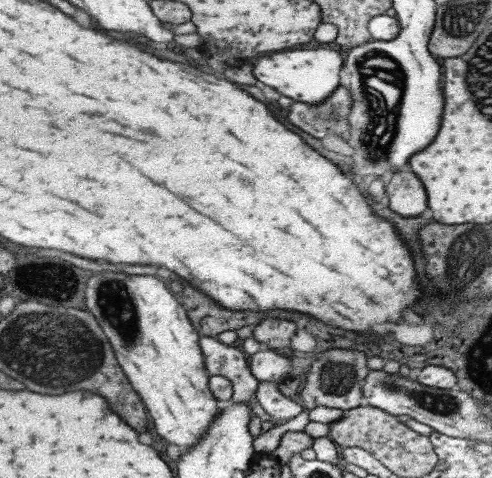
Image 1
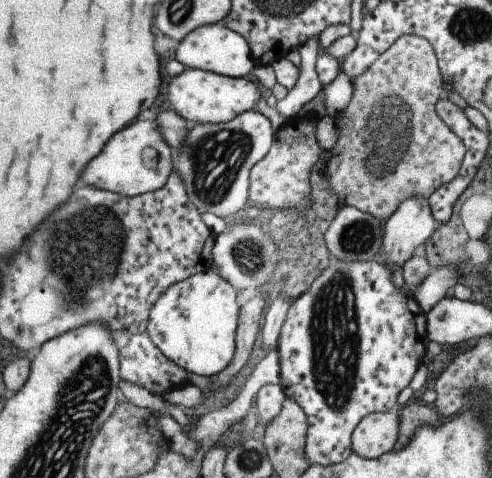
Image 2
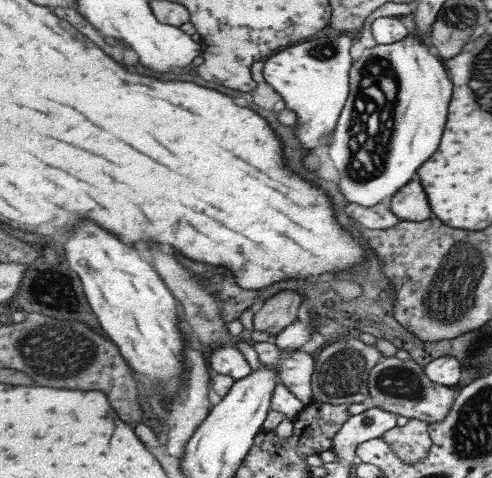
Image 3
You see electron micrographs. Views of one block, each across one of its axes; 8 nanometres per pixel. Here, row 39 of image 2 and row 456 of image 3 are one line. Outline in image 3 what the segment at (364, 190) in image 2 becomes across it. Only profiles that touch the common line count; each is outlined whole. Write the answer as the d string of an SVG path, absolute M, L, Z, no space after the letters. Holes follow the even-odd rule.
M409 418L405 426L397 426L389 434L383 436L399 454L399 458L407 462L421 462L427 458L427 450L431 448L431 436L429 436L429 422Z

